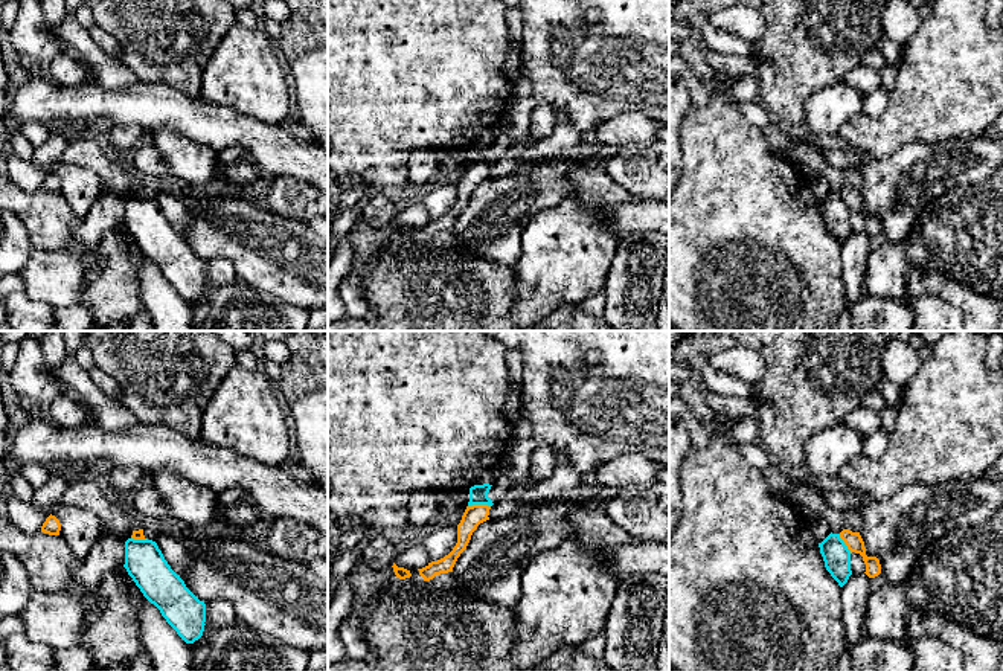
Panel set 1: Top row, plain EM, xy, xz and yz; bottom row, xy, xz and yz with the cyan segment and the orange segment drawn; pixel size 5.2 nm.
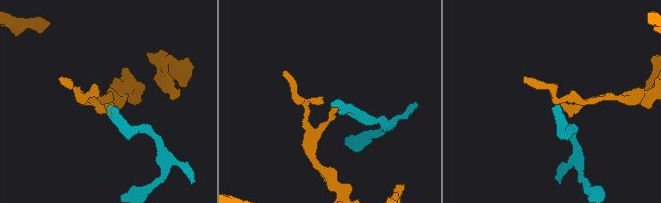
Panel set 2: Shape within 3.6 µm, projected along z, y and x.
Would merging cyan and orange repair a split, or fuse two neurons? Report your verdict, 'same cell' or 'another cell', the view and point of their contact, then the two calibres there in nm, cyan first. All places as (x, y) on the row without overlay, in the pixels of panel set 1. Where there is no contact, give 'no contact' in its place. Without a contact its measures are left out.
another cell; contact xz (479, 162); calibres 100 and 110 nm

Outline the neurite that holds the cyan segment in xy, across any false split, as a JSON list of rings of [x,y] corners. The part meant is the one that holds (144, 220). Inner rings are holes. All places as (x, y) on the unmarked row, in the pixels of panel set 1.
[[[128,197],[123,226],[186,302],[194,302],[203,294],[206,262],[171,227],[155,200]]]

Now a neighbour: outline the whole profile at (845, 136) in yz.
[[[936,0],[931,14],[902,47],[886,111],[880,117],[858,114],[838,131],[835,140],[852,149],[864,149],[873,159],[887,159],[907,143],[939,143],[989,131],[1003,113],[1003,26],[994,29],[988,24],[986,8],[988,0]]]

